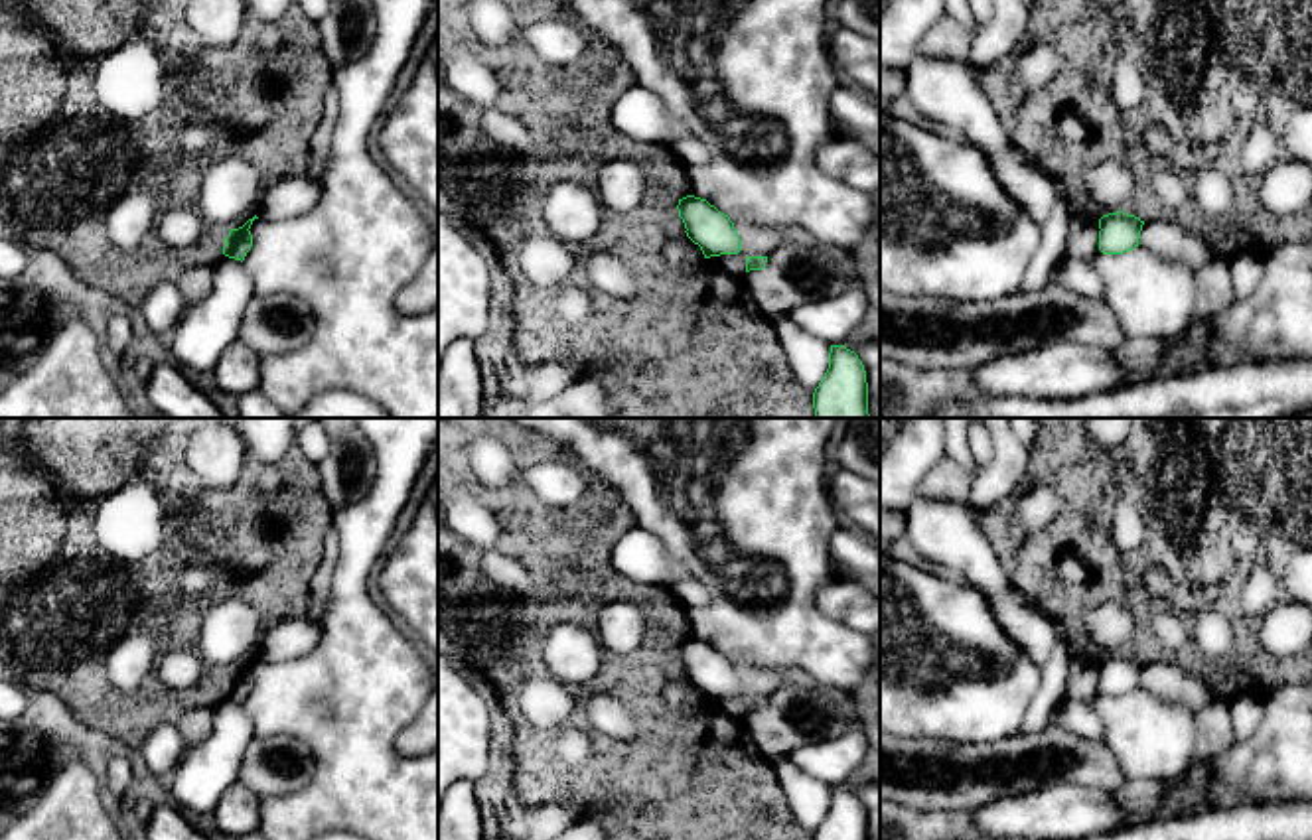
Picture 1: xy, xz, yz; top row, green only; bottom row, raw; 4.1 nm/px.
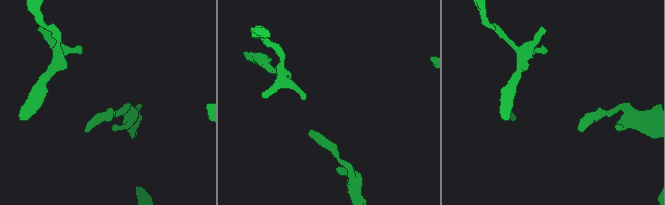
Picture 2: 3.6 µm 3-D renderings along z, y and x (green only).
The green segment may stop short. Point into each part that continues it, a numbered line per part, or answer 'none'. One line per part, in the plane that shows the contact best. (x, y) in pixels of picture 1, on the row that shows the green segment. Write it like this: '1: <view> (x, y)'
none

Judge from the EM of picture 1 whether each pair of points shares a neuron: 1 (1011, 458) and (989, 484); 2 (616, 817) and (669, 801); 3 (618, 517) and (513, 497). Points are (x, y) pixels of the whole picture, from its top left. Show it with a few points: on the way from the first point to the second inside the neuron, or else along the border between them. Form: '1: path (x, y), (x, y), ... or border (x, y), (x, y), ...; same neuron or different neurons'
1: path (1009, 464), (995, 478); same neuron
2: border (620, 793), (642, 819); different neurons
3: path (592, 519), (539, 519); same neuron

